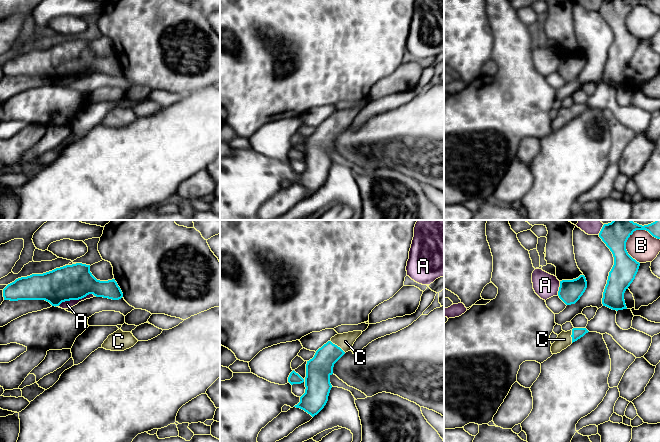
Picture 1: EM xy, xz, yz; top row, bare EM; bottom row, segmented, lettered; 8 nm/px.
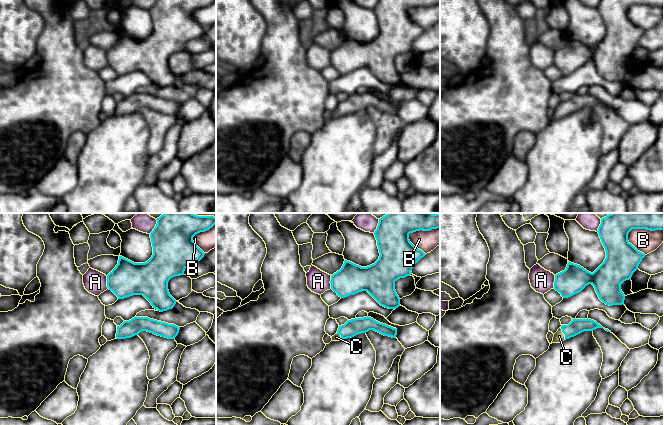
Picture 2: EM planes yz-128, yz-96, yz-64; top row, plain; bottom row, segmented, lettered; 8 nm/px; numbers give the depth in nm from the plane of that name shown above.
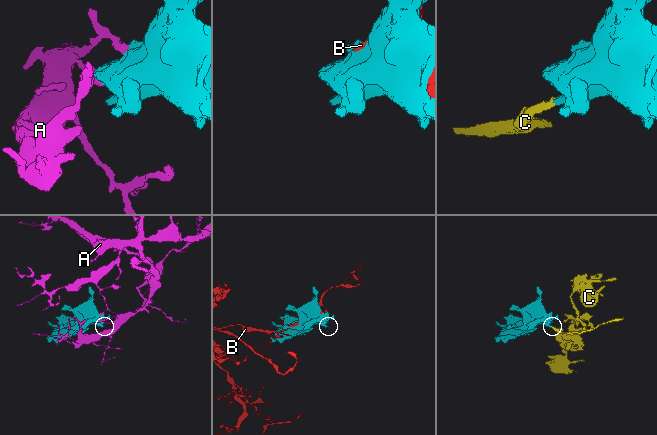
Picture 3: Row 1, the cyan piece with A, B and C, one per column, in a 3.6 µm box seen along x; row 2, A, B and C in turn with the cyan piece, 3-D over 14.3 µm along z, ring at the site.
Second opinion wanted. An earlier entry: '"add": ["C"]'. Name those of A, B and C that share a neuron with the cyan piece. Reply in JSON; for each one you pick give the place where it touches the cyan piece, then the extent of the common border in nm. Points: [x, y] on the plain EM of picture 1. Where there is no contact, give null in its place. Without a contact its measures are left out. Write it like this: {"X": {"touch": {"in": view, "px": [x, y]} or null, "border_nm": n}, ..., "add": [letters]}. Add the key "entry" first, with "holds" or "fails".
{"entry": "holds", "C": {"touch": {"in": "xz", "px": [337, 122]}, "border_nm": 160}, "add": ["C"]}

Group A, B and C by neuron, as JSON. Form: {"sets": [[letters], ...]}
{"sets": [["A"], ["B"], ["C"]]}

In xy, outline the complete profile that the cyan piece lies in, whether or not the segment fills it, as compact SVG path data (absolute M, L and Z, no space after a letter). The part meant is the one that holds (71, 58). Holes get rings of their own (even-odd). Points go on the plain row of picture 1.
M82 39L21 53L3 65L4 76L45 76L55 83L62 78L79 76L89 70L112 76L123 73L115 55L97 56L90 48L90 41Z

